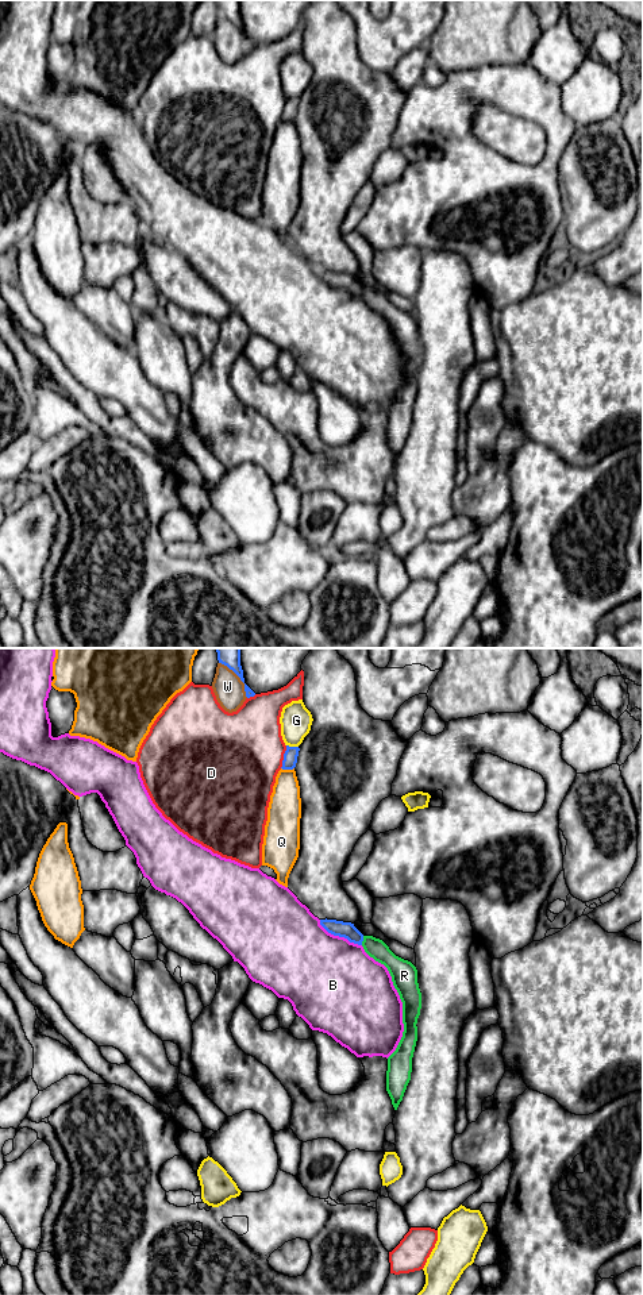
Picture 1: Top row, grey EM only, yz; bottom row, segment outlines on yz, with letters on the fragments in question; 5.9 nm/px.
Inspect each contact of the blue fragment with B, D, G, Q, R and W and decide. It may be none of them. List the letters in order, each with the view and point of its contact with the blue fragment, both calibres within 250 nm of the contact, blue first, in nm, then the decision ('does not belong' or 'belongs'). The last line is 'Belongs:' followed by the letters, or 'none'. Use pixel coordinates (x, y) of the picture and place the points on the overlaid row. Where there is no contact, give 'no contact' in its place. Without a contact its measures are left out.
B: meets blue in yz at (339, 936); 100 nm thick on the blue side, 500 nm on the other; does not belong
D: meets blue in yz at (284, 756); 80 nm thick on the blue side, 480 nm on the other; does not belong
G: meets blue in yz at (292, 747); 80 nm thick on the blue side, 190 nm on the other; does not belong
Q: meets blue in yz at (288, 769); 80 nm thick on the blue side, 200 nm on the other; does not belong
R: meets blue in yz at (362, 940); 100 nm thick on the blue side, 120 nm on the other; does not belong
W: meets blue in yz at (239, 677); 140 nm thick on the blue side, 180 nm on the other; does not belong
Belongs: none

